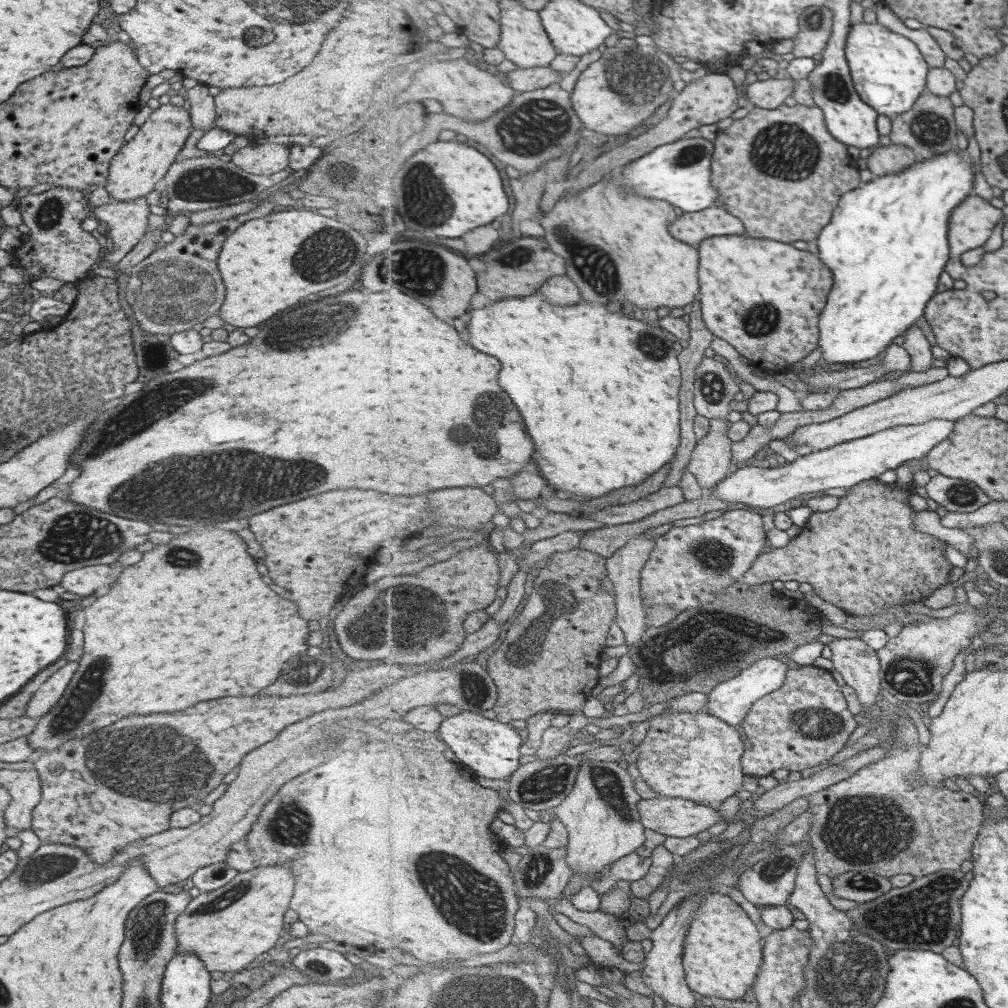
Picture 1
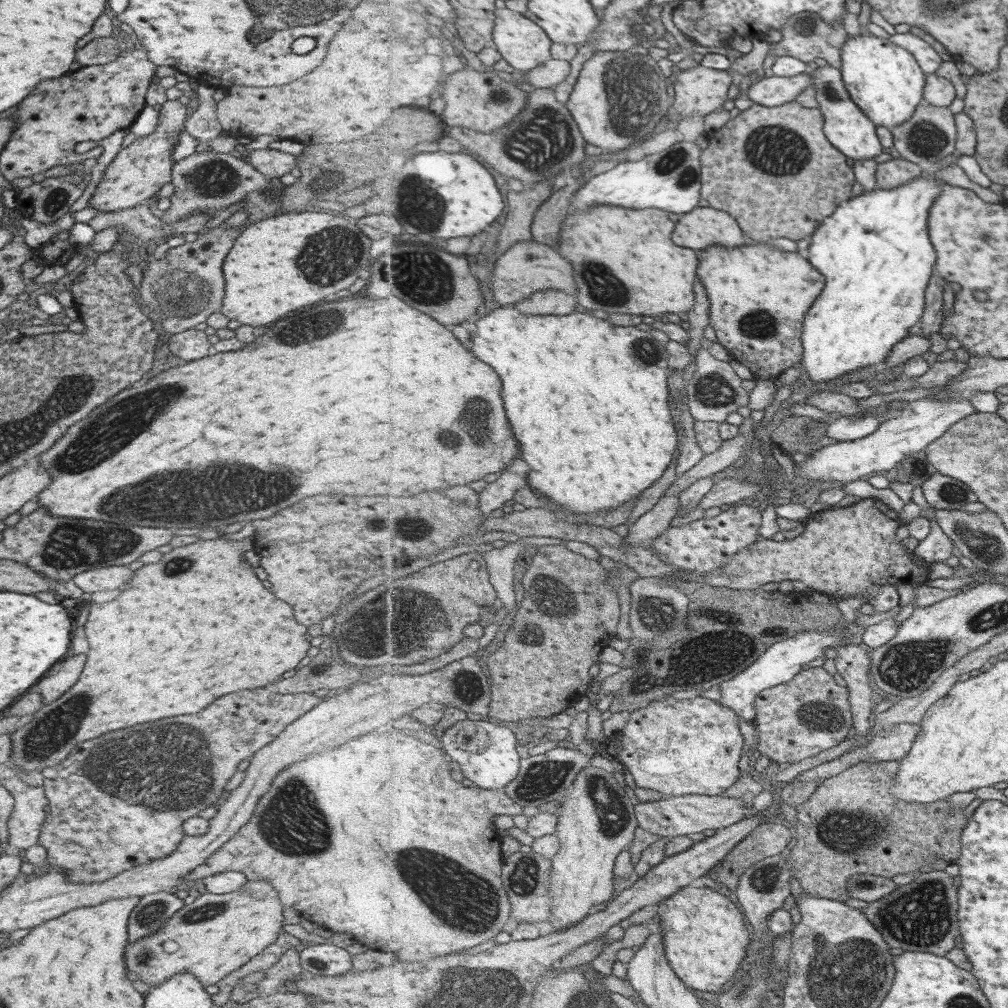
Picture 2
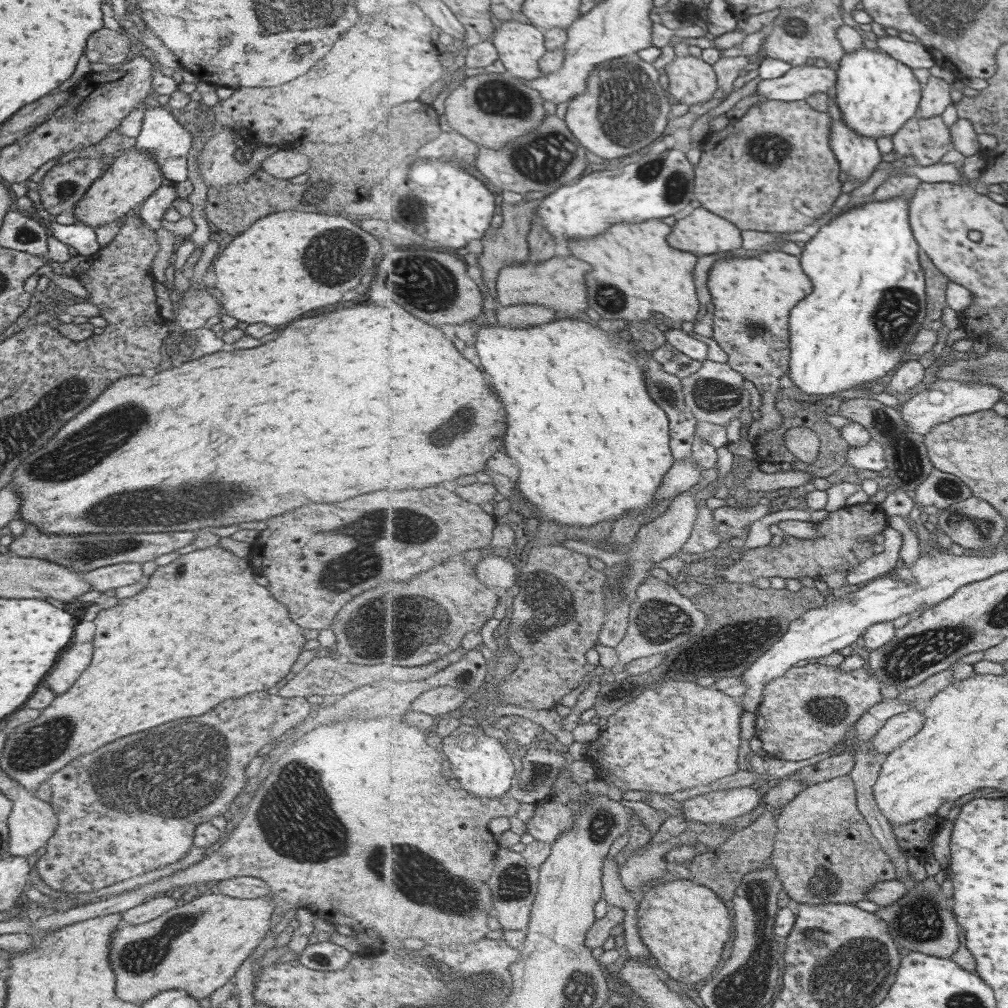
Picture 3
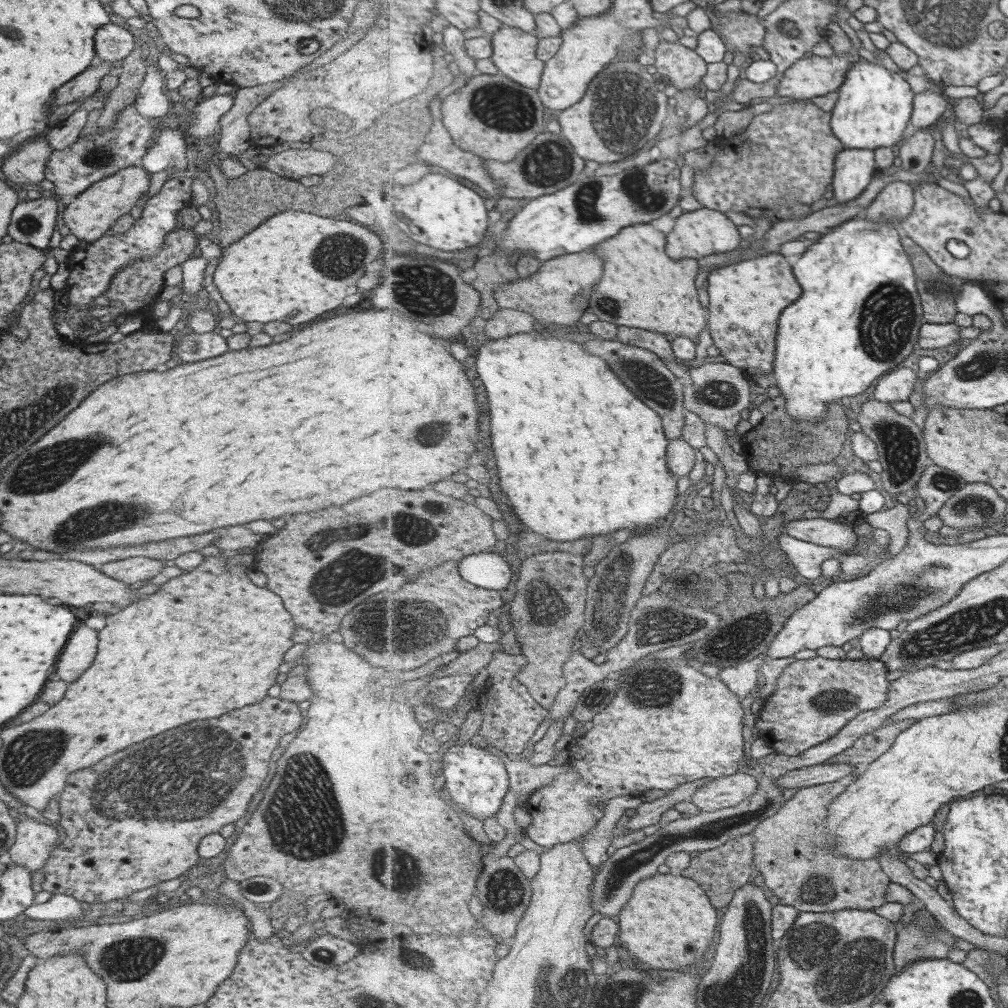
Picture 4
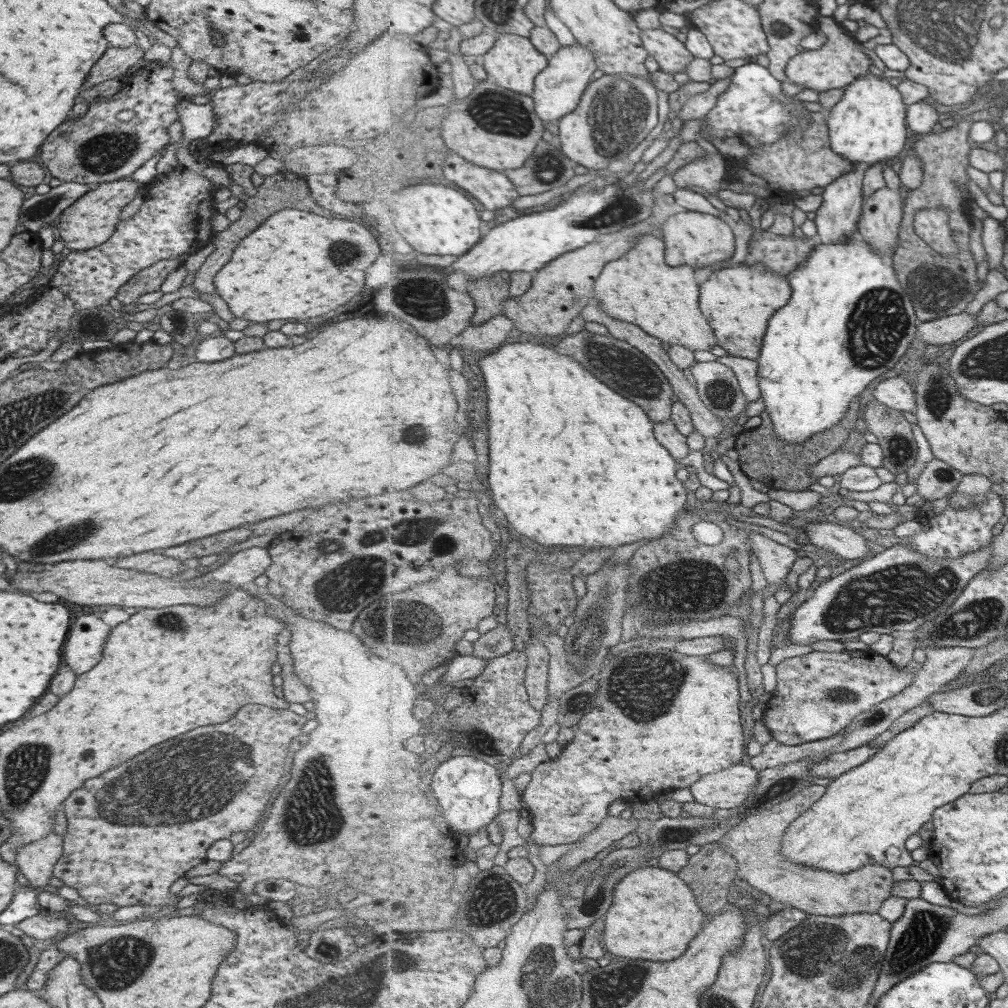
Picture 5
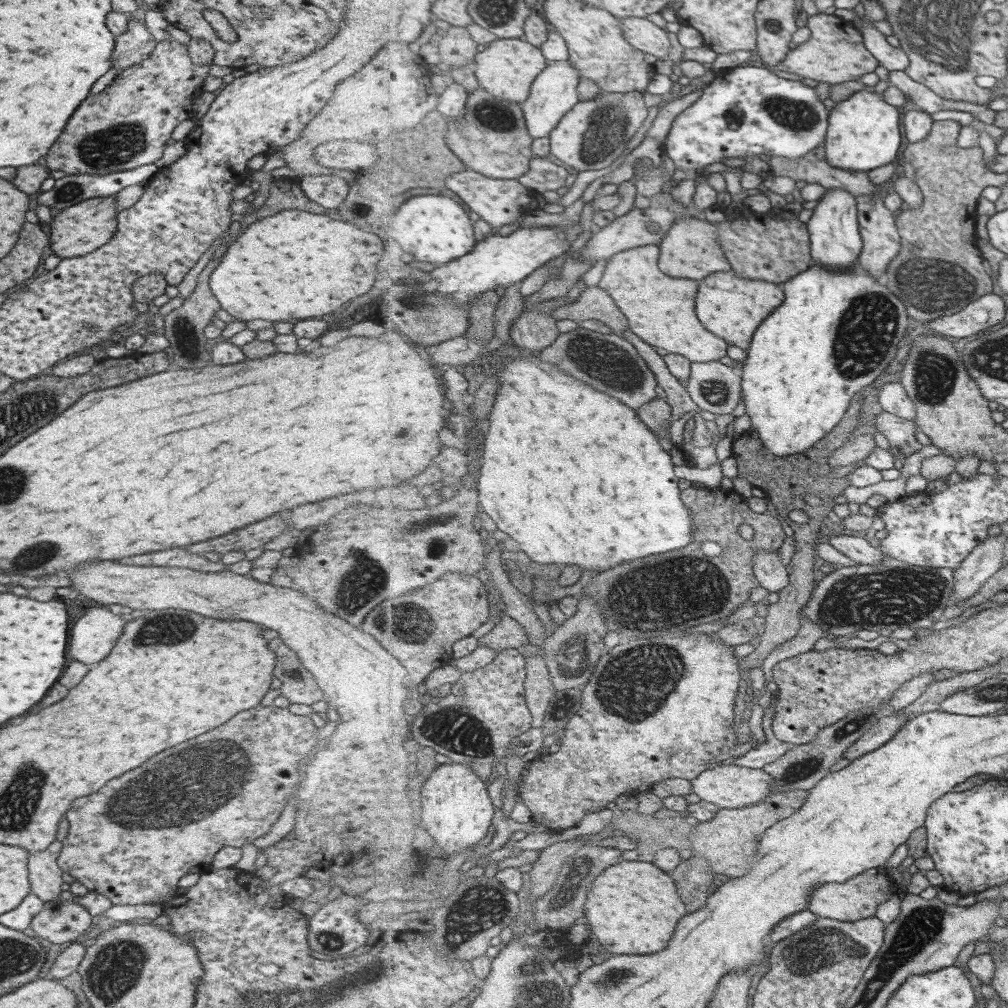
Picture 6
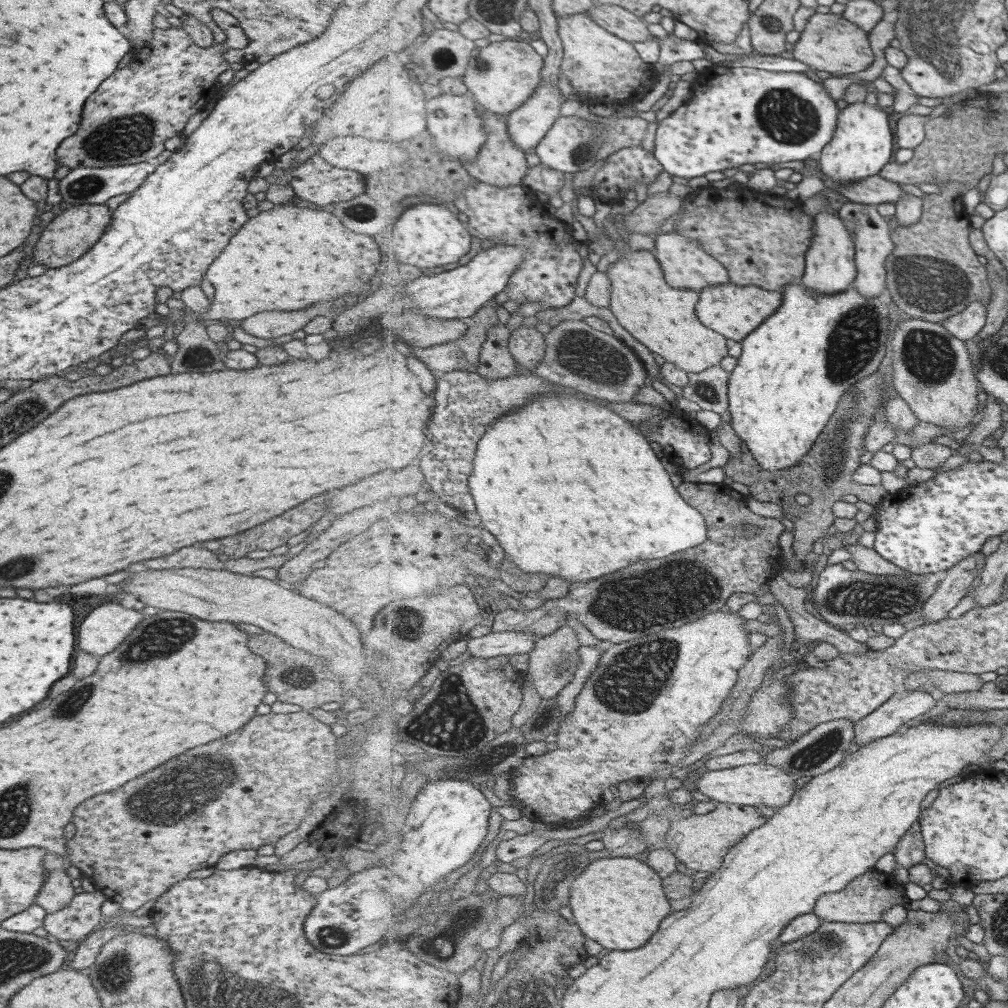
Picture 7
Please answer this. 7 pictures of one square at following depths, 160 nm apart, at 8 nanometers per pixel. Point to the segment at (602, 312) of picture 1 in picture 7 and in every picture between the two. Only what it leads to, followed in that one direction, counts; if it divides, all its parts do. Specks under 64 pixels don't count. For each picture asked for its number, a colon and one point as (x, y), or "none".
2: (589, 402)
3: (610, 435)
4: (579, 454)
5: (595, 477)
6: (577, 474)
7: (572, 489)

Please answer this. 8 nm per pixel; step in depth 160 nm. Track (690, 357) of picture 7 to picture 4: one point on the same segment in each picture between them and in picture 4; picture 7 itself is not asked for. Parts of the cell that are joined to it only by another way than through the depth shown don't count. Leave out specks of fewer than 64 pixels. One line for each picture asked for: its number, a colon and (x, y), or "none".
4: (643, 287)
5: (641, 288)
6: (661, 310)

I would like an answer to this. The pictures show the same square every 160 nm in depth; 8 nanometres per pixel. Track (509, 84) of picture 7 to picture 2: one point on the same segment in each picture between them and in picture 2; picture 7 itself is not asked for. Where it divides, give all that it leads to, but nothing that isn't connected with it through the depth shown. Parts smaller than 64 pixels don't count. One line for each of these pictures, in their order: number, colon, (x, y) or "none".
2: (524, 44)
3: (521, 46)
4: (515, 53)
5: (514, 62)
6: (507, 68)

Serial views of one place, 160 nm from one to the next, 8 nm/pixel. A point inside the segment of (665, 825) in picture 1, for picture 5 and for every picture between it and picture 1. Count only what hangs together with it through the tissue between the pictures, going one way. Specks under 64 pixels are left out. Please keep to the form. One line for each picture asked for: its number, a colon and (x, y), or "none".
2: (673, 816)
3: (718, 807)
4: (728, 791)
5: (730, 788)

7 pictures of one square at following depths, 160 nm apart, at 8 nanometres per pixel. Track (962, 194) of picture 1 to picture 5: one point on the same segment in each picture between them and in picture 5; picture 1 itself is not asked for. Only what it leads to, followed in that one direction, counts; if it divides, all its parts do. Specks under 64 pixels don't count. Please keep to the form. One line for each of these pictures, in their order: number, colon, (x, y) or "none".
2: (875, 249)
3: (849, 332)
4: (844, 334)
5: (816, 358)

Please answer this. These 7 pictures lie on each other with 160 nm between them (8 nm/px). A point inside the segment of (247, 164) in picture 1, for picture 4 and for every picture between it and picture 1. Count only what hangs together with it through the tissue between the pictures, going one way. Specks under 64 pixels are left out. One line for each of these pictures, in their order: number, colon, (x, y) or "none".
2: (272, 163)
3: (285, 163)
4: (292, 163)

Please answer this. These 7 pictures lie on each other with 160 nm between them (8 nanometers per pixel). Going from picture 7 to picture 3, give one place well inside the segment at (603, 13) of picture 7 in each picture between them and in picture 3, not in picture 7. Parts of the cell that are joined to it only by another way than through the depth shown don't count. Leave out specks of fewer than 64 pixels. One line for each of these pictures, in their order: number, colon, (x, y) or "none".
3: (691, 80)
4: (685, 68)
5: (671, 55)
6: (644, 35)

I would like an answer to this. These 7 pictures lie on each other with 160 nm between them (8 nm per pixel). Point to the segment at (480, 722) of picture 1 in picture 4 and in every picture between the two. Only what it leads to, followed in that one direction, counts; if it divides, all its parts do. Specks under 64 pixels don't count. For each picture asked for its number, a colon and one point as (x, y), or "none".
2: (487, 754)
3: (481, 764)
4: (477, 780)

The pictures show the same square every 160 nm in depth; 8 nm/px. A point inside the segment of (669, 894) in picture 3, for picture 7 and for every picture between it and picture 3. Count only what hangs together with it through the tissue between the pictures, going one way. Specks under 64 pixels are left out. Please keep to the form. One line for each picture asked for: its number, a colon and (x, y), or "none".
4: (669, 923)
5: (655, 916)
6: (633, 908)
7: (620, 903)

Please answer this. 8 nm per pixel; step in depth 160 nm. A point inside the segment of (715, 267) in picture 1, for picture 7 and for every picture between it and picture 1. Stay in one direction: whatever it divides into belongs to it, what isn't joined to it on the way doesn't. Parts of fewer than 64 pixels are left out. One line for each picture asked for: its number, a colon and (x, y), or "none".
2: (759, 295)
3: (753, 297)
4: (747, 299)
5: (738, 301)
6: (733, 307)
7: (735, 311)

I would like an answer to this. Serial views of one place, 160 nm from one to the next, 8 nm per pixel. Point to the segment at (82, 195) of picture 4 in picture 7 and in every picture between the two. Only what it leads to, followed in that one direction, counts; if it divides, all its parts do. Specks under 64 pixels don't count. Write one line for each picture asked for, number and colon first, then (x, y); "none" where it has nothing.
5: (89, 221)
6: (83, 227)
7: (69, 235)

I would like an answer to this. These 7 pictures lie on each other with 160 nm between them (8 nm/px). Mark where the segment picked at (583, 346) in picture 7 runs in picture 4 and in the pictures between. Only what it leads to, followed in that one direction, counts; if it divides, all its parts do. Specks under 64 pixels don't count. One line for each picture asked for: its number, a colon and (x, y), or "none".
4: (641, 369)
5: (626, 369)
6: (606, 361)

